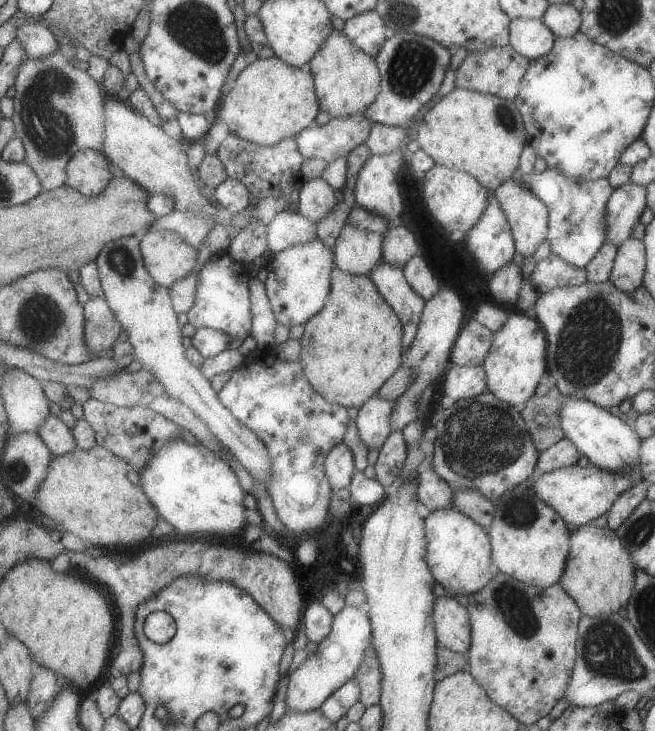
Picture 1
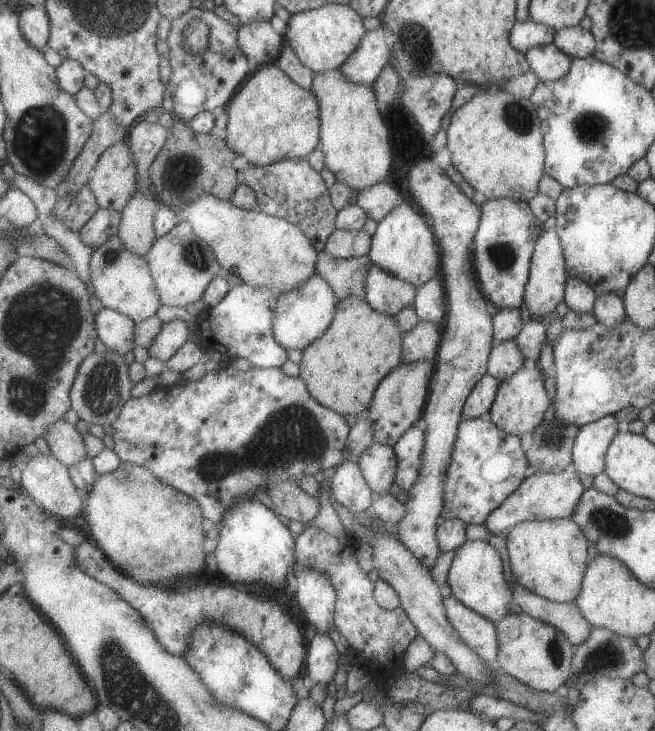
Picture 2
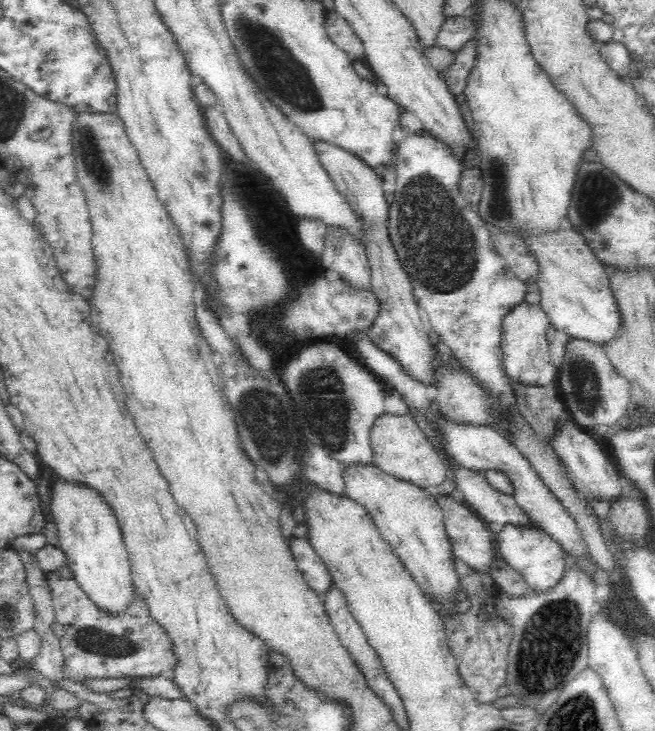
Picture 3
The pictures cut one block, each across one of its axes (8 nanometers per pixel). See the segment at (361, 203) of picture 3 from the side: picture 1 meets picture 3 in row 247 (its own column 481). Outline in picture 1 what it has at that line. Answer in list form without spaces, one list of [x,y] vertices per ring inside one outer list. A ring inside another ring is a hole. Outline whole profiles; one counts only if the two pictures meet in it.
[[[451,364],[446,371],[443,394],[455,401],[477,398],[488,391],[488,374],[484,365],[461,366]]]

